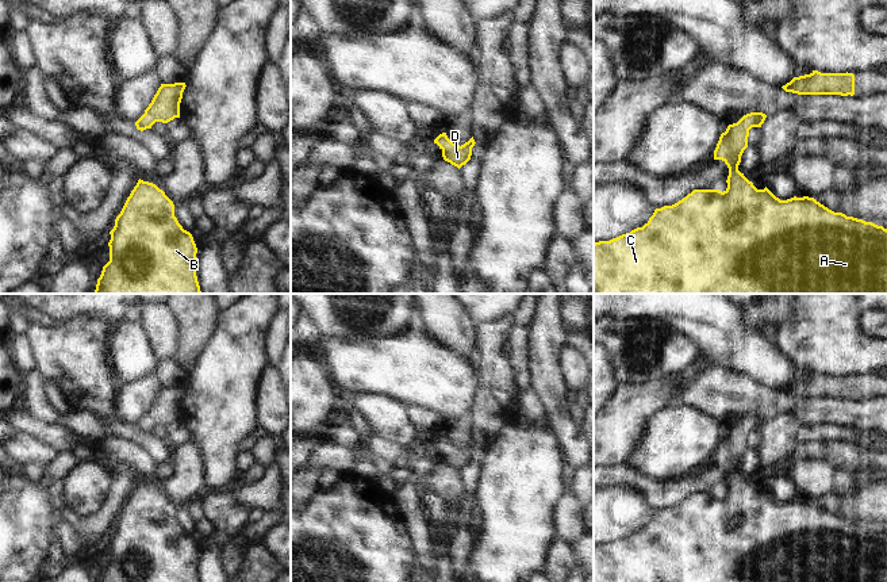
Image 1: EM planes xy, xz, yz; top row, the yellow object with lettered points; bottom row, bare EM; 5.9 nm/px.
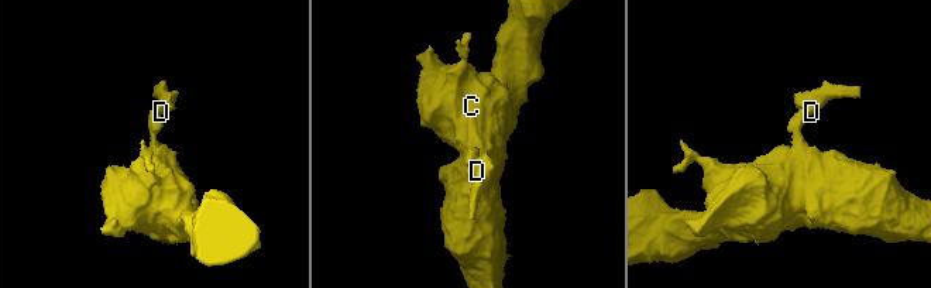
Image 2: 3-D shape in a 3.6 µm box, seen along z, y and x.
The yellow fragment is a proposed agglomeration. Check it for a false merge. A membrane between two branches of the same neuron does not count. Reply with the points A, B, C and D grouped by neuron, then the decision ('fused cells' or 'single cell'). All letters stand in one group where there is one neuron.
A B C D; single cell

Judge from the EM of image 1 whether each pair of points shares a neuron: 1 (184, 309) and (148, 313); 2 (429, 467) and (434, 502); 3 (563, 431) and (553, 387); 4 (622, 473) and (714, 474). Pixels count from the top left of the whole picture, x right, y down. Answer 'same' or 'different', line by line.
1: different
2: same
3: same
4: same

